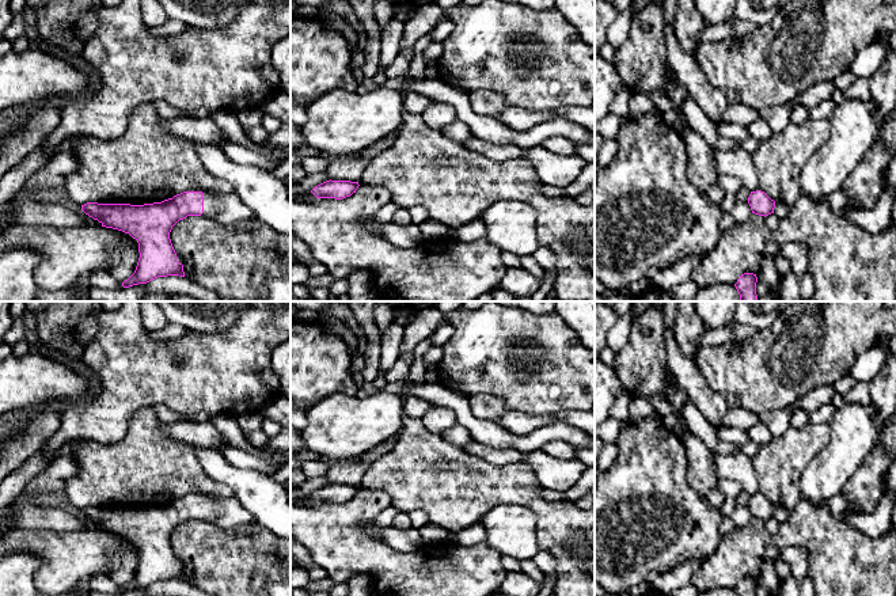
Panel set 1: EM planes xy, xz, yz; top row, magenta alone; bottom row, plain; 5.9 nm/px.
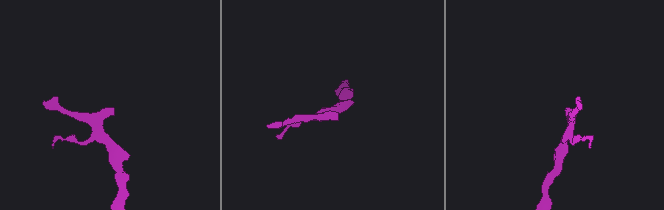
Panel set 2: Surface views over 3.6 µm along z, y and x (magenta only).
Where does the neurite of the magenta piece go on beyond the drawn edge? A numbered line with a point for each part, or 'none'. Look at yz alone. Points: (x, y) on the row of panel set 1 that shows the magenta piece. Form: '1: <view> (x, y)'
none

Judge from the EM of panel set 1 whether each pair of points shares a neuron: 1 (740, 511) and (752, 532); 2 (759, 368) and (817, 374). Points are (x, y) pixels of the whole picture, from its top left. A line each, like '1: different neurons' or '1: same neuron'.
1: different neurons
2: same neuron

